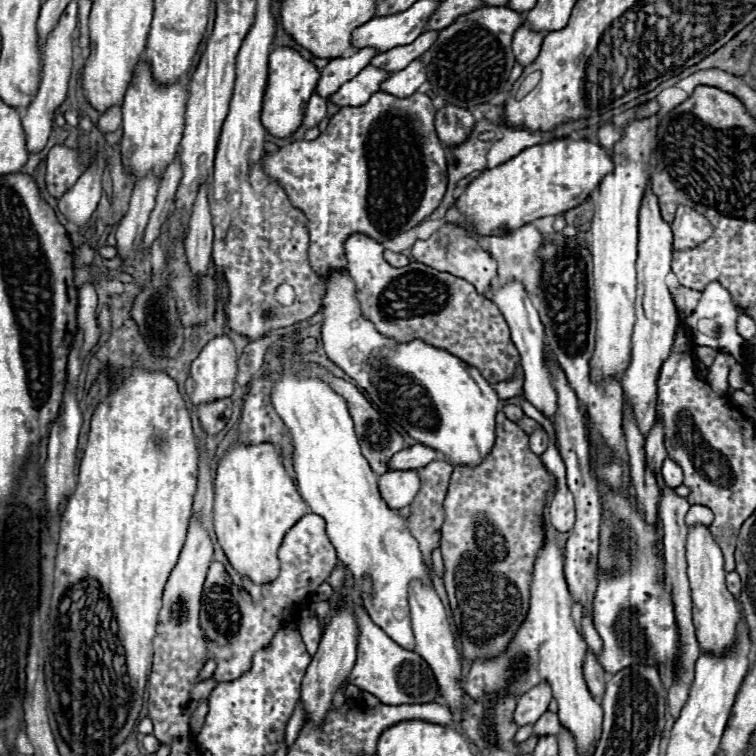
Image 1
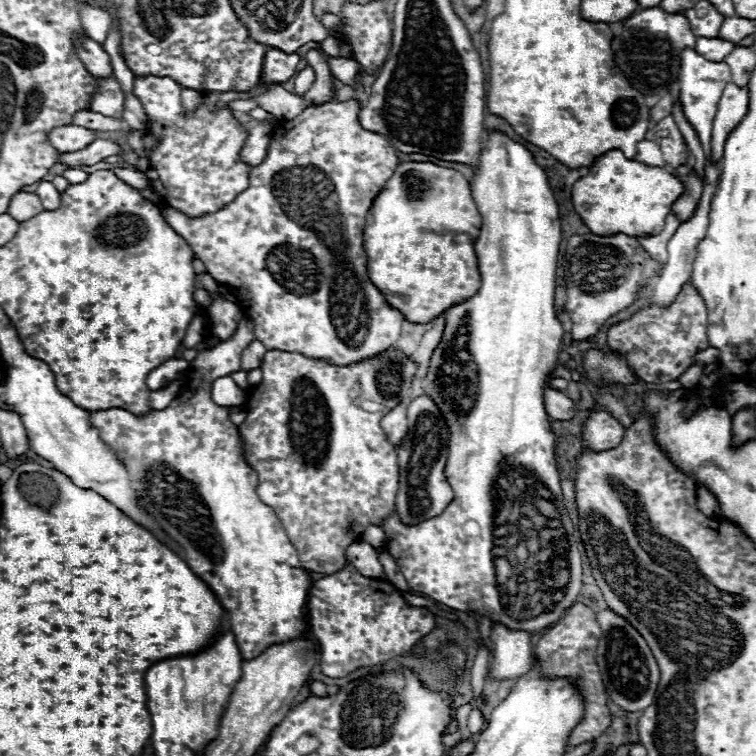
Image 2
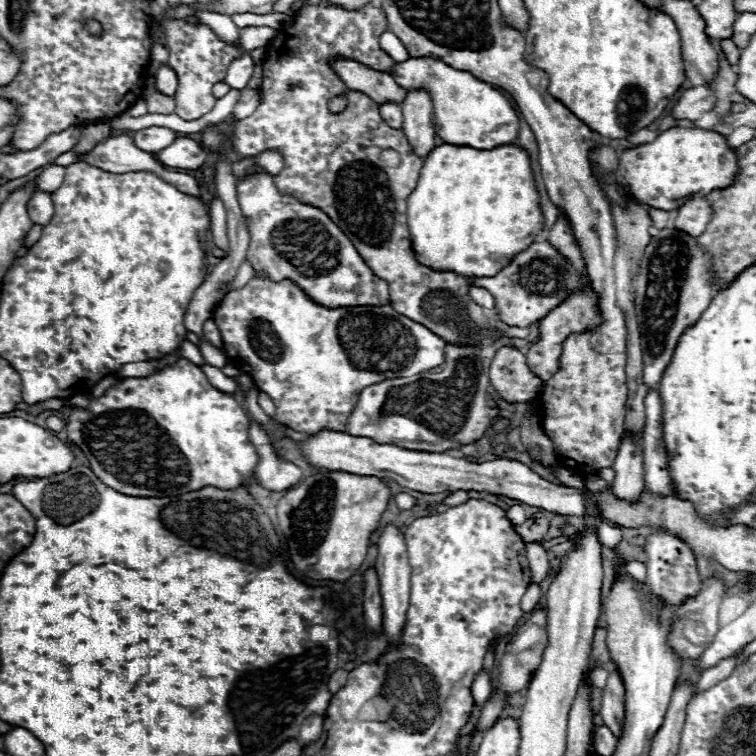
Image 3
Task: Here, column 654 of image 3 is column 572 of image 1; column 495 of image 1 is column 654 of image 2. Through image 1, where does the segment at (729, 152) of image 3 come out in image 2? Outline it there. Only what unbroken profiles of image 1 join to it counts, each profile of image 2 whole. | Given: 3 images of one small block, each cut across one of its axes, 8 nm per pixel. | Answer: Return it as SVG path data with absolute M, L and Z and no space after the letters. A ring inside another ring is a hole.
M610 150L596 158L596 162L590 166L590 172L572 186L572 204L576 214L588 226L588 230L592 230L592 234L628 234L640 238L656 236L662 230L664 218L668 216L672 204L676 202L676 198L680 198L682 192L682 182L668 168L648 168L646 164L624 158L620 150Z

